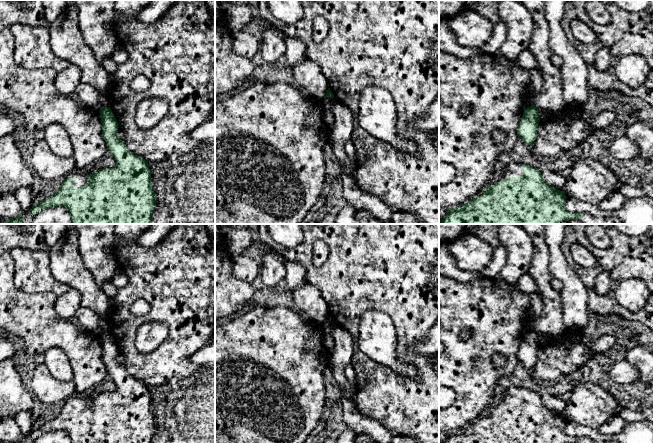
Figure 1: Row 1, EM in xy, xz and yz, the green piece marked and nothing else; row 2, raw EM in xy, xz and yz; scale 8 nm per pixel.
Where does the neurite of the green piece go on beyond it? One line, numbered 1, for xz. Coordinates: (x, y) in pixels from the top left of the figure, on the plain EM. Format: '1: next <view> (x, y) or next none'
1: next none

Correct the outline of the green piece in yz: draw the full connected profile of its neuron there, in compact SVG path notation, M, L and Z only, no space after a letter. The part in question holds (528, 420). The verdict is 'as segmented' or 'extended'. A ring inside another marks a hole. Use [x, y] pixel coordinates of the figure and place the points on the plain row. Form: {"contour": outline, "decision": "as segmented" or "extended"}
{"contour": "M512 386L508 388L503 394L498 394L494 404L491 405L483 414L479 415L466 428L449 433L443 443L582 443L583 438L571 437L565 433L566 422L567 421L563 415L550 410L543 404L542 397L538 393L529 391L525 388Z", "decision": "extended"}

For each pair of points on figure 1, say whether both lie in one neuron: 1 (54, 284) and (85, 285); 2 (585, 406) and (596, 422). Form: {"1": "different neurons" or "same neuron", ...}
{"1": "different neurons", "2": "same neuron"}

